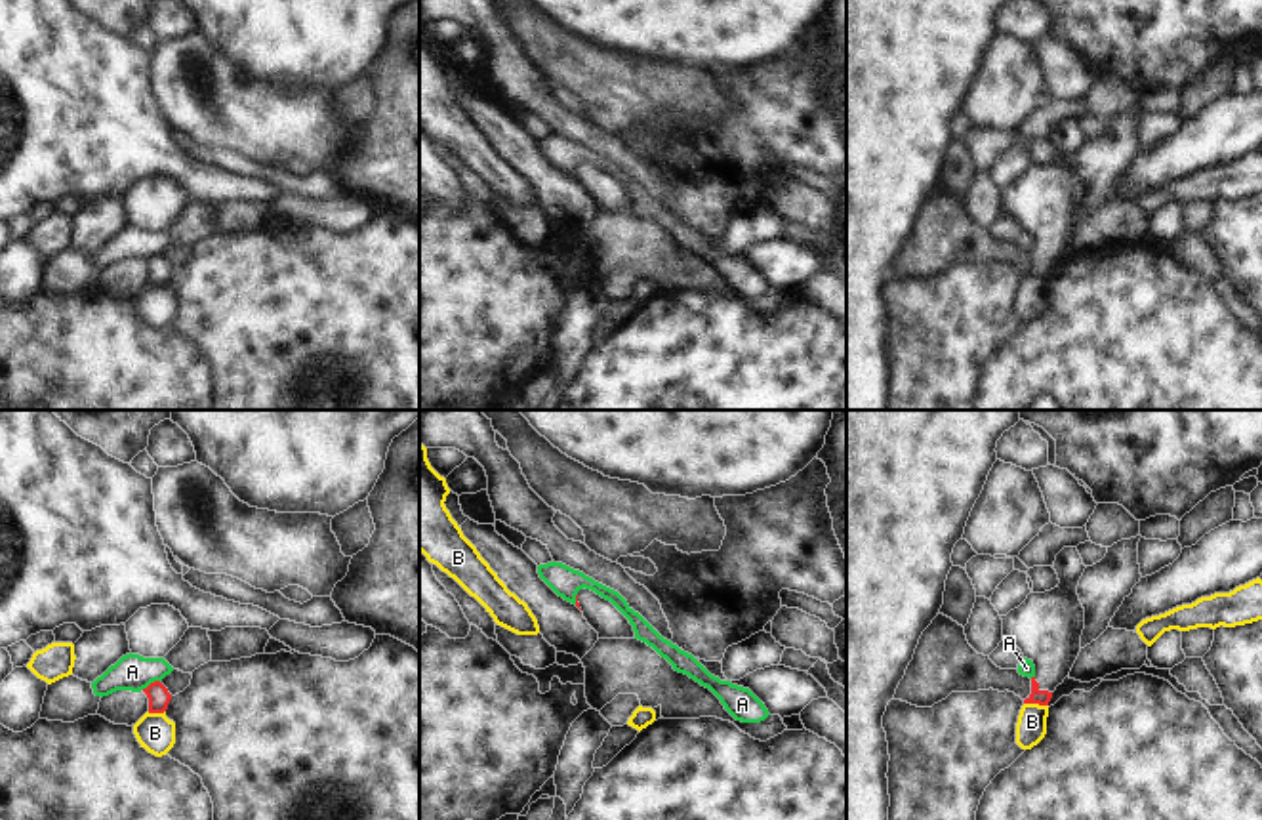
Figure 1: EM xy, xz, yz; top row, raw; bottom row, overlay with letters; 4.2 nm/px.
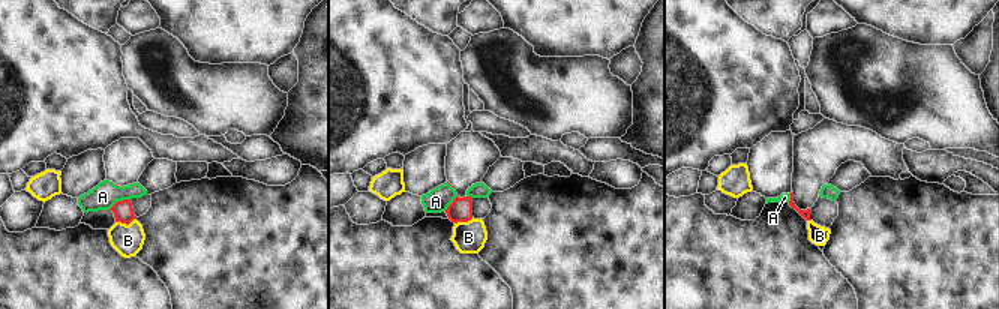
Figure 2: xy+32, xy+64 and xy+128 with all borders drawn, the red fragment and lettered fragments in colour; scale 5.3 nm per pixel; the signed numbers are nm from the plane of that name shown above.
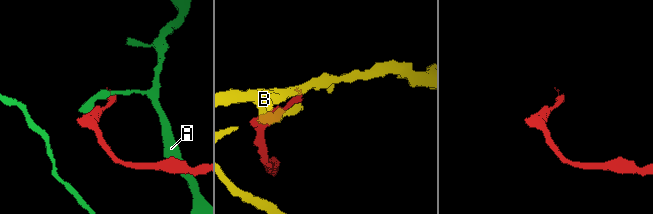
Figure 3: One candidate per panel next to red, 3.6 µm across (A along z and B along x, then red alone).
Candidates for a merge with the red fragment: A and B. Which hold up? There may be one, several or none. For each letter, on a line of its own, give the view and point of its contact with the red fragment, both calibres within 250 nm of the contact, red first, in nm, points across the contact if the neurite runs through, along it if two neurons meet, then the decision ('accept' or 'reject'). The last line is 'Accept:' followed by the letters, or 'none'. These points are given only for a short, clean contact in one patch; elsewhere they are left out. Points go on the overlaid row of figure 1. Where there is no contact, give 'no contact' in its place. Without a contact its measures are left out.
A: xy (151, 683) | 90/160 nm | along xy (159, 679), (142, 689) | reject
B: yz (1036, 702) | 60/130 nm | reject
Accept: none

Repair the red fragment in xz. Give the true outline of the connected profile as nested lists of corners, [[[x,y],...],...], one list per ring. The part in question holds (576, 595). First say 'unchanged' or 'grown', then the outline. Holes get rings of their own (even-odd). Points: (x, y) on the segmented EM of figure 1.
grown; [[[580,589],[576,606],[583,612],[587,624],[599,633],[599,639],[635,639],[629,620],[606,599],[591,589]]]

